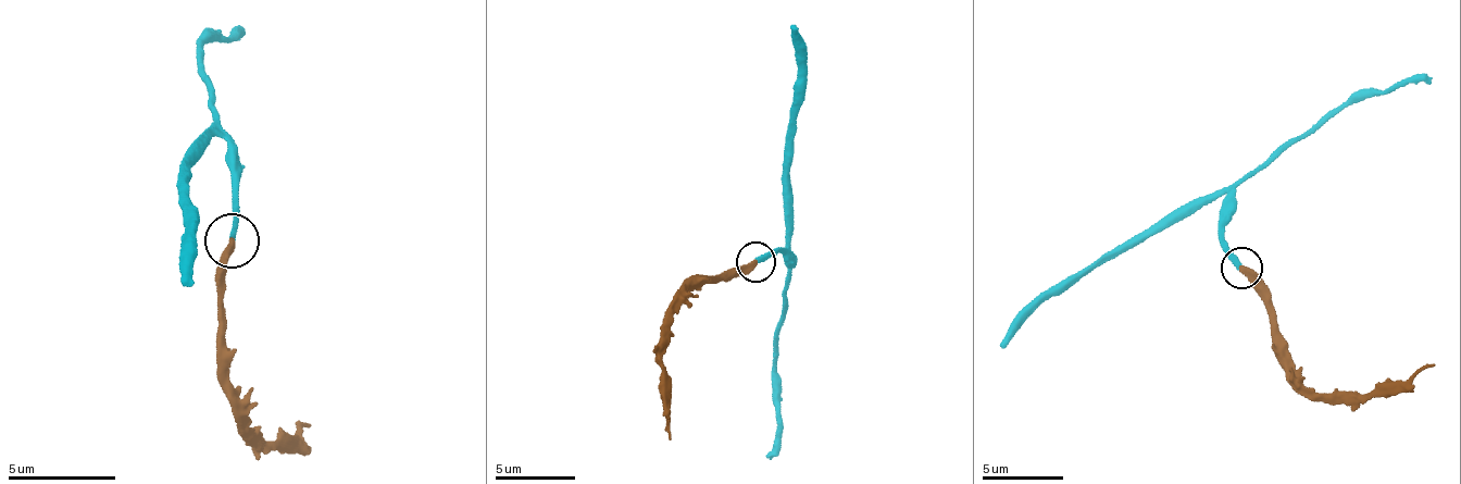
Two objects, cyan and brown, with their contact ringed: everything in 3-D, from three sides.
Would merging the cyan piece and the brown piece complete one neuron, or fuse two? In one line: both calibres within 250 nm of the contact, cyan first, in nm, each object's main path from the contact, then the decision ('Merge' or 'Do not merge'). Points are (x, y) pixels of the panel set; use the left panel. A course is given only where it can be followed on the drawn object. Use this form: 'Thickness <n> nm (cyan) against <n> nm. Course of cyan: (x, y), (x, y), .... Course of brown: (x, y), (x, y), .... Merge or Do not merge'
Thickness 280 nm (cyan) against 360 nm. Course of cyan: (234, 239), (233, 150), (223, 140), (200, 133), (176, 187), (188, 228), (188, 286). Course of brown: (234, 239), (223, 288), (221, 363), (244, 419), (263, 441), (295, 450), (310, 425). Merge

